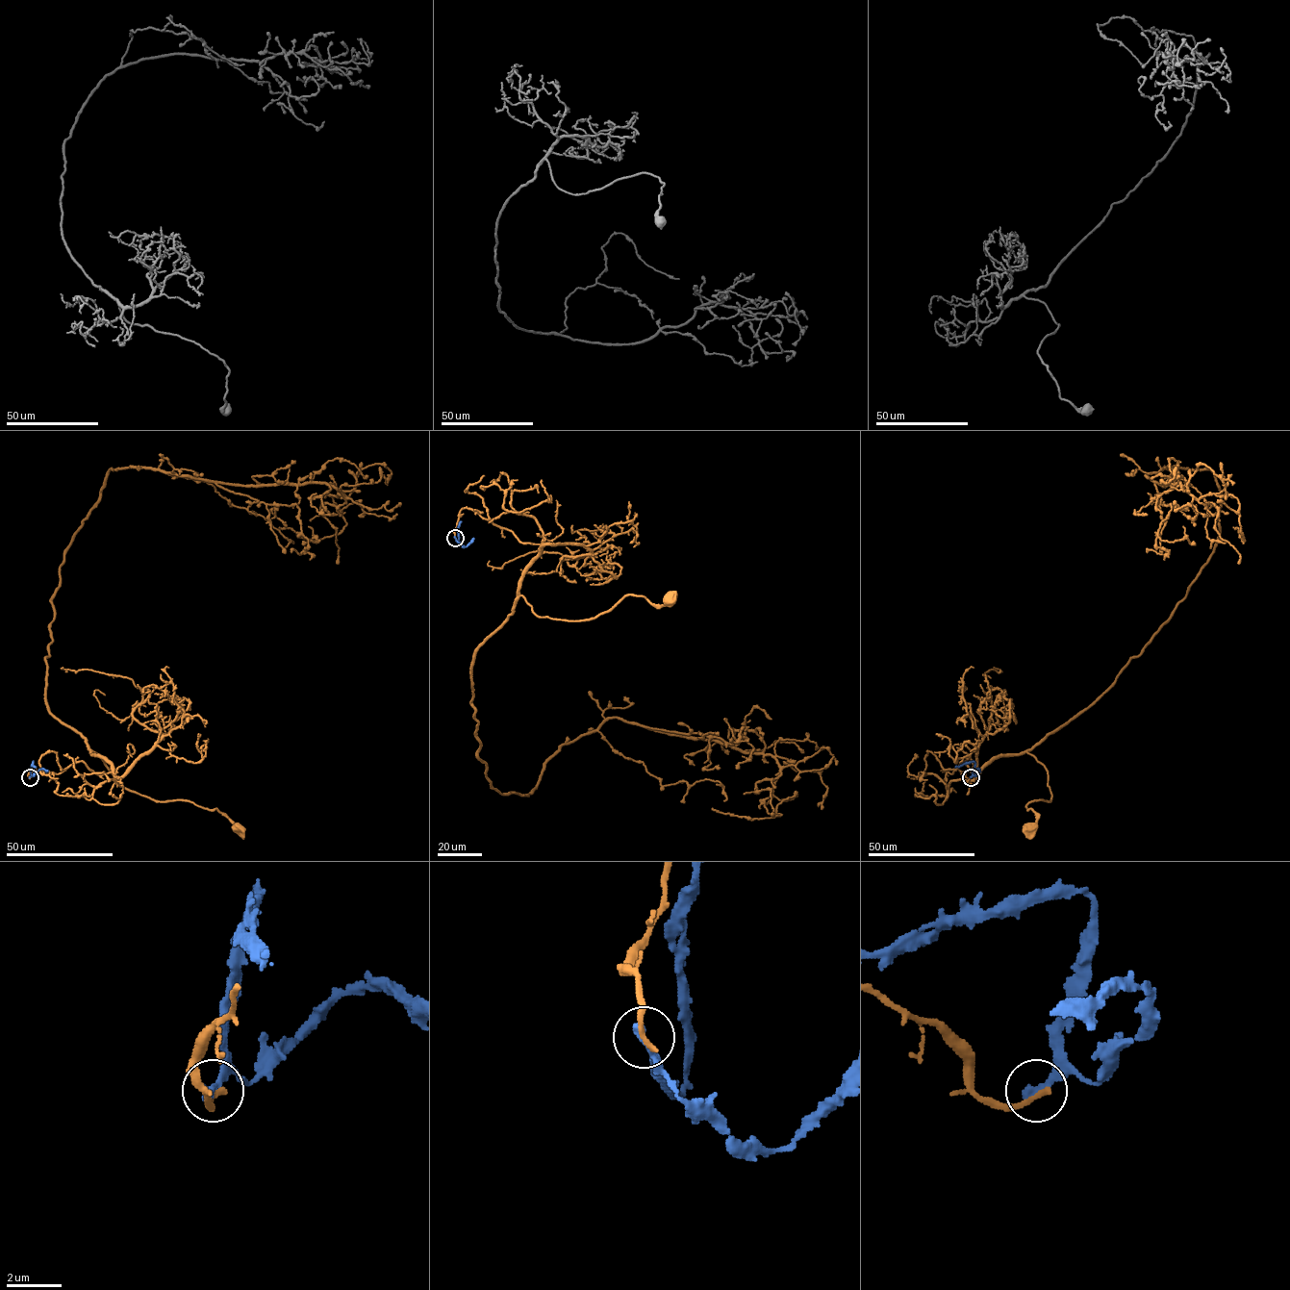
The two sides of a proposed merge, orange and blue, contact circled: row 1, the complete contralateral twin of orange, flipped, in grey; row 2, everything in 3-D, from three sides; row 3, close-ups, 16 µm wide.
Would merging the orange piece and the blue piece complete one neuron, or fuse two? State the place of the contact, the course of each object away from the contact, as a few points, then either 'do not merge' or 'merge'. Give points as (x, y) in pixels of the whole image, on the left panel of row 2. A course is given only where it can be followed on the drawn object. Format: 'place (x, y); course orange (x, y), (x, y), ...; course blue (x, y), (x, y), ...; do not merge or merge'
place (30, 777); course orange (29, 777), (79, 761), (113, 771), (92, 751), (120, 786), (216, 808), (236, 829); course blue (29, 776), (33, 762), (36, 767); do not merge

